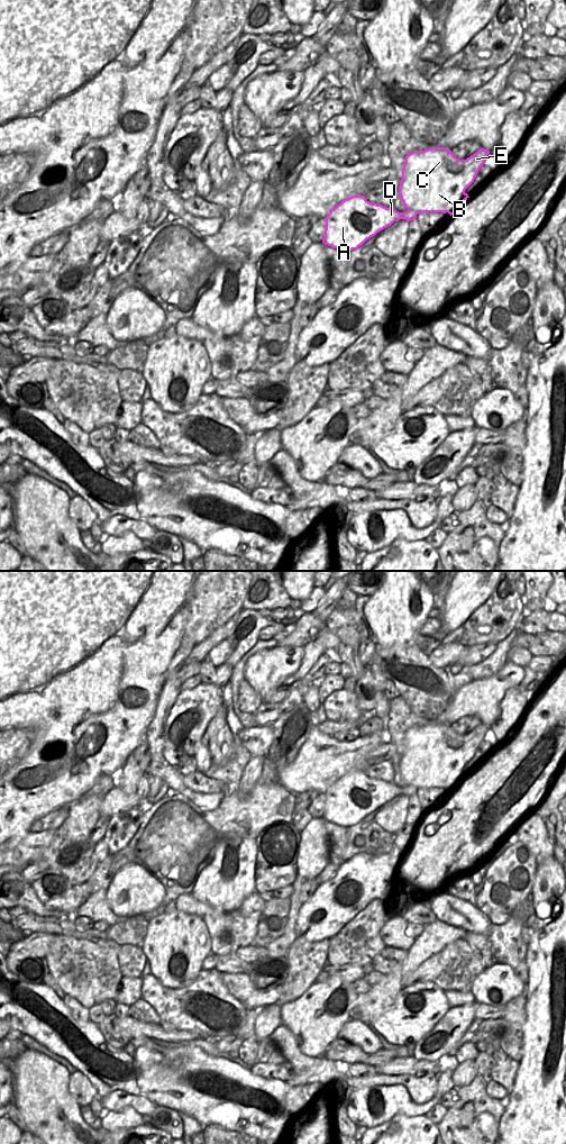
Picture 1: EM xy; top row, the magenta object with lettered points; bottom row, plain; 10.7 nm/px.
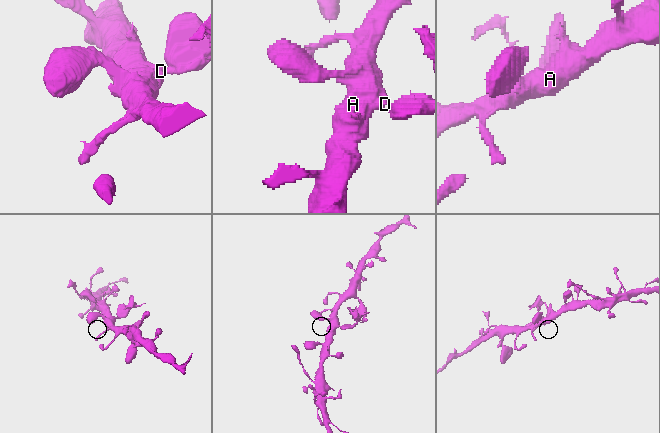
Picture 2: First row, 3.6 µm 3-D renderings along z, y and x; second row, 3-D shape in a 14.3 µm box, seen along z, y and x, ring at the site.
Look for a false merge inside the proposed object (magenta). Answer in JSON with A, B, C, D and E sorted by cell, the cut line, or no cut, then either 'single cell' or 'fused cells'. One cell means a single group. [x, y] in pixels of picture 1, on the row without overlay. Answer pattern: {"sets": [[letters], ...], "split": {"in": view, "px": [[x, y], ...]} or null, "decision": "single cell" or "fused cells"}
{"sets": [["A", "D"], ["B", "C", "E"]], "split": {"in": "xy", "px": [[400, 788], [399, 795]]}, "decision": "fused cells"}

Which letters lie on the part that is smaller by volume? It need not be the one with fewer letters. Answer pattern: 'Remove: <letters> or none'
Remove: B, C, E

